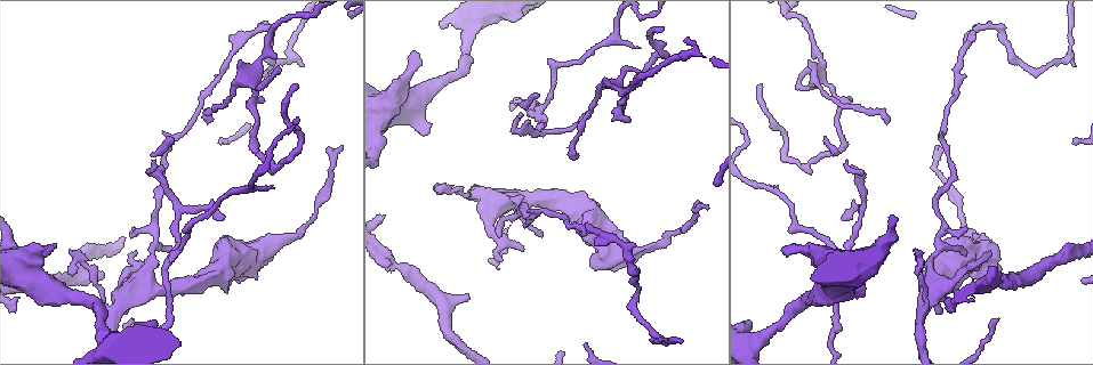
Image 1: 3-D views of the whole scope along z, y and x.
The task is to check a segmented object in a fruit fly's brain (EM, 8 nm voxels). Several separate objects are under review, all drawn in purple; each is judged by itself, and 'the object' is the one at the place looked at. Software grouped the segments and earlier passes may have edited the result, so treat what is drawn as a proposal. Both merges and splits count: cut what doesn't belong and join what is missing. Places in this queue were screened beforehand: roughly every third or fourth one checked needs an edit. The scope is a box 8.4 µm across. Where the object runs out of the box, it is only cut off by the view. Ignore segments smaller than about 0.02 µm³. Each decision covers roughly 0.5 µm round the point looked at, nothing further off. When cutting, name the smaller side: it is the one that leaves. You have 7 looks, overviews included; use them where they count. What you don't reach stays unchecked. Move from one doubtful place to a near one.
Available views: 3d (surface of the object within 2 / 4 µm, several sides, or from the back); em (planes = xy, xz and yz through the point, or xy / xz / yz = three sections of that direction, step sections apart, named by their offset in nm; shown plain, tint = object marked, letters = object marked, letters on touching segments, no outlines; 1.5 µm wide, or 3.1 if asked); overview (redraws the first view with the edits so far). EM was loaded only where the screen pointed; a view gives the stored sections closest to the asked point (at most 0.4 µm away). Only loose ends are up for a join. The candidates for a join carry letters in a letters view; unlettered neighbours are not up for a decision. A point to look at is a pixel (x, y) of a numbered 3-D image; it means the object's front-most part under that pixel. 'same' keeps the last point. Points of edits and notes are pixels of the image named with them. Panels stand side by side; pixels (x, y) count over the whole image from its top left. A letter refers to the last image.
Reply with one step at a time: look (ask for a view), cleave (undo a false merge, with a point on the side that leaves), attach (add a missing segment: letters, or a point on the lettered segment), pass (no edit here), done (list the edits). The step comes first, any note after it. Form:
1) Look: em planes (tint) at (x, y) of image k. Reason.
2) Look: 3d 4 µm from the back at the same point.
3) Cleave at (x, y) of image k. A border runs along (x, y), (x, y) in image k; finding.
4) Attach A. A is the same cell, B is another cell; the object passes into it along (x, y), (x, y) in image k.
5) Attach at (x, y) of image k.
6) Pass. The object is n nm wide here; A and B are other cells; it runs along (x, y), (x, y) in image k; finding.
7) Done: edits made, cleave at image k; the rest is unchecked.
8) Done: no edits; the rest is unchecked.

Look: 3d 4 µm at (808, 61) of image 1. Free end.

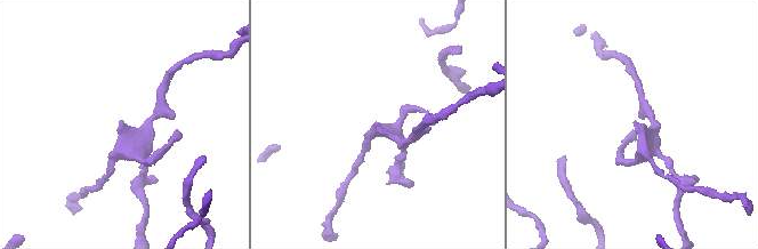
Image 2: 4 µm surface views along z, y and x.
Look: em yz step 8 (letters) at (380, 123) of image 2. Now the EM.

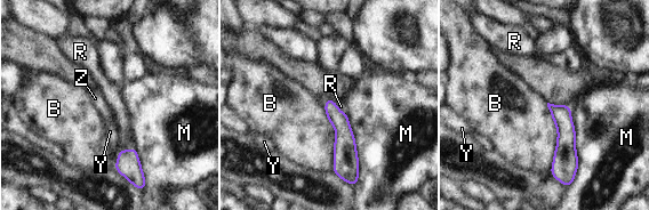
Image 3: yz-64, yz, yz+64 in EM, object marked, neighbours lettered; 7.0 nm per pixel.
Look: em xz step 8 (letters) at the same point. Cut it another way.

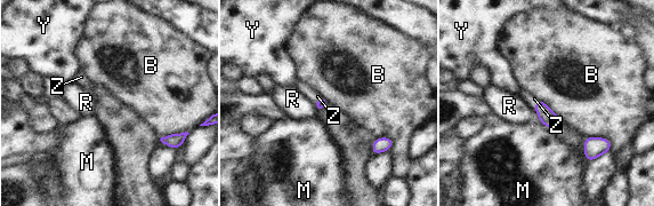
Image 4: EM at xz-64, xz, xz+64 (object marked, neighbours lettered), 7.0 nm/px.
Attach Z. The longest contact is with B, 200 nm; Z is the same cell, B, M, R and Y are other cells; the object passes into it along (547, 116), (535, 103), (527, 95) in image 4; the neuron continues.

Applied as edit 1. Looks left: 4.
Look: overview.

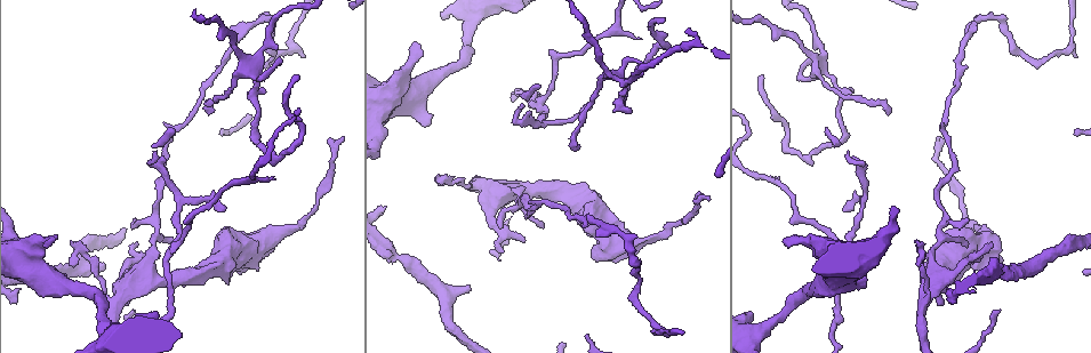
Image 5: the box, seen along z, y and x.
Look: em planes (letters) at (520, 105) of image 5. Thin end.

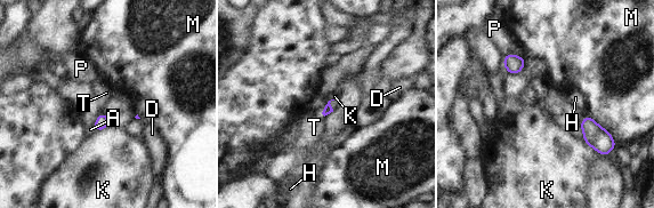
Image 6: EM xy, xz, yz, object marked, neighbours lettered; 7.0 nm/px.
Pass. A, D, H, K, M, P and T are other cells; a border runs along (582, 138), (604, 157) in image 6; no lettered segment goes on from it.

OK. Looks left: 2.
Look: 3d 2 µm at (470, 285) of image 5. Branch stops here.

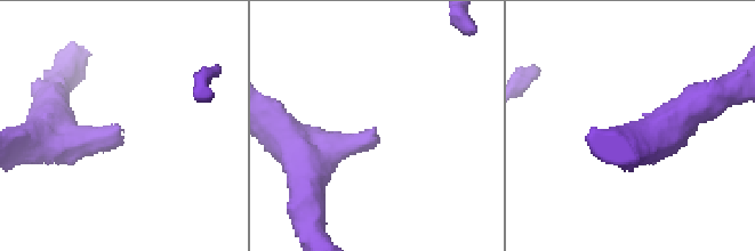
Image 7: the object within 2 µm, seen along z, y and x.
Look: em planes (letters) at (117, 128) of image 7. Now the EM.

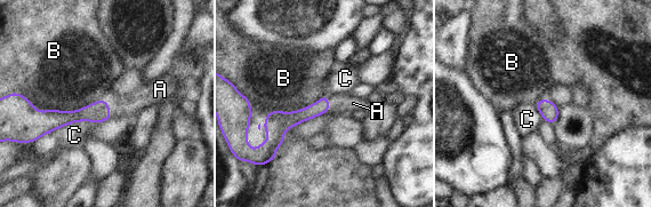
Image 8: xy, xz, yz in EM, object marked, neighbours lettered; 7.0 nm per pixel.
Attach A. The longest contact is with B, 600 nm; A is the same cell, B and C are other cells; it goes on there.

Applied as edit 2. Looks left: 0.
Done: edits made, attach at image 4, attach at image 8; the rest is unchecked.

